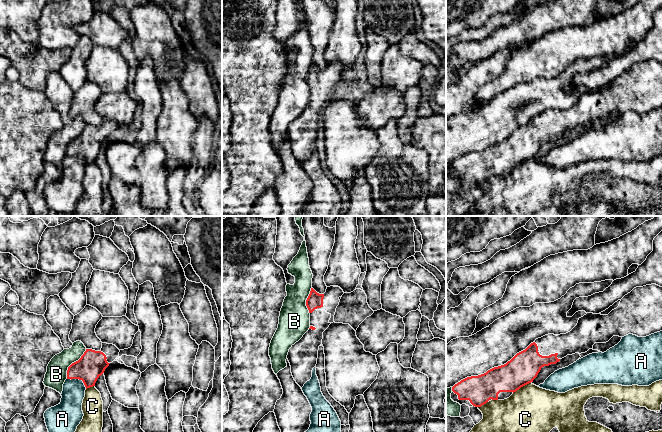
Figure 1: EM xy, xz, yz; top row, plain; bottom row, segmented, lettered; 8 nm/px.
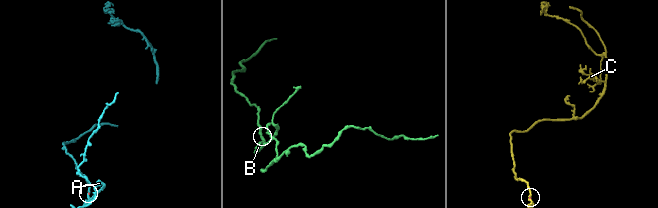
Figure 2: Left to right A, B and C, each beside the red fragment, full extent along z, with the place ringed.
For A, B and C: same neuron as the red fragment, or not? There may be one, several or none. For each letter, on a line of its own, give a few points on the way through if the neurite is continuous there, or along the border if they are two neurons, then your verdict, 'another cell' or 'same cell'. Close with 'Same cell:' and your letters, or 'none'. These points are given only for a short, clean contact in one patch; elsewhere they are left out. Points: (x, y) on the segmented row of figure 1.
A: border xy (67, 378), (80, 379), (86, 388); another cell
B: another cell
C: another cell
Same cell: none

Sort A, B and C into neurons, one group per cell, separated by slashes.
A / B / C

